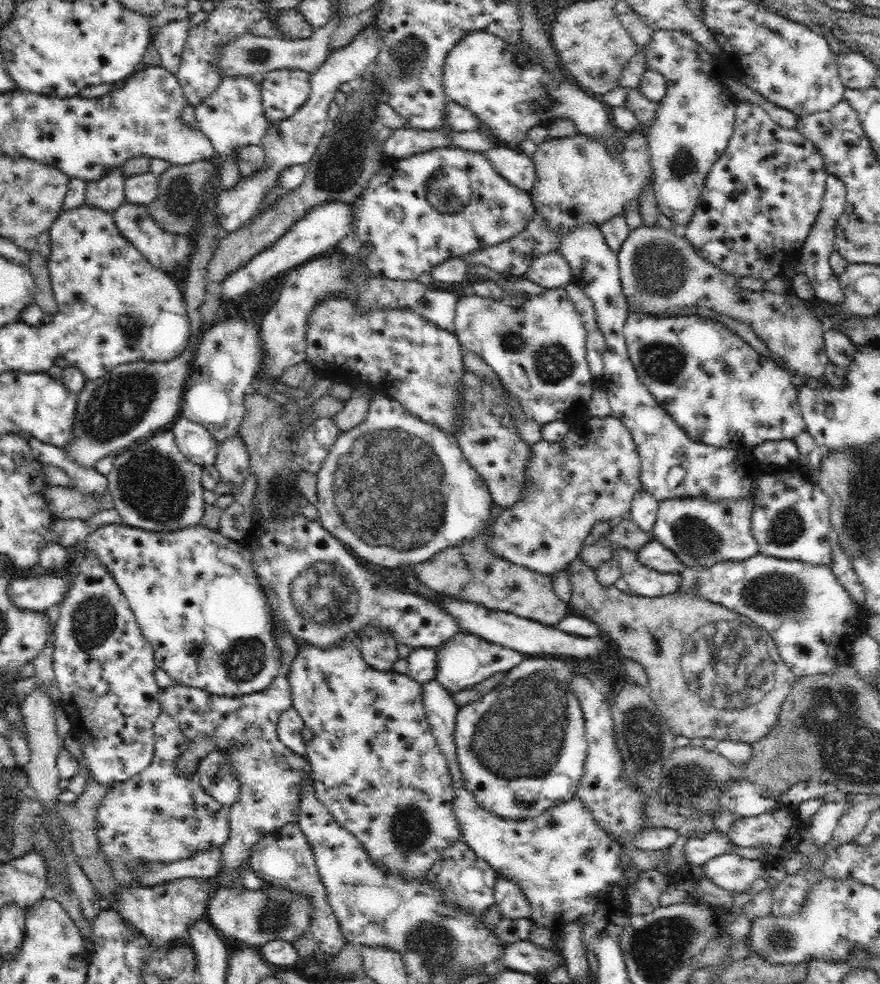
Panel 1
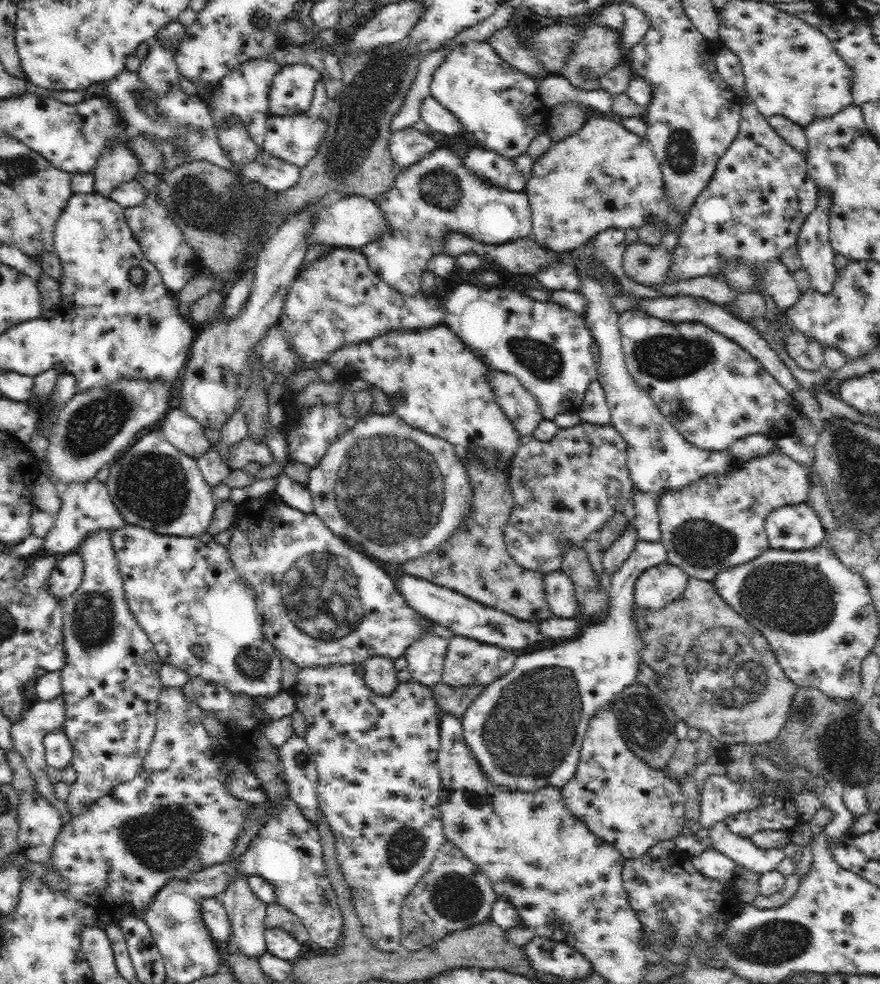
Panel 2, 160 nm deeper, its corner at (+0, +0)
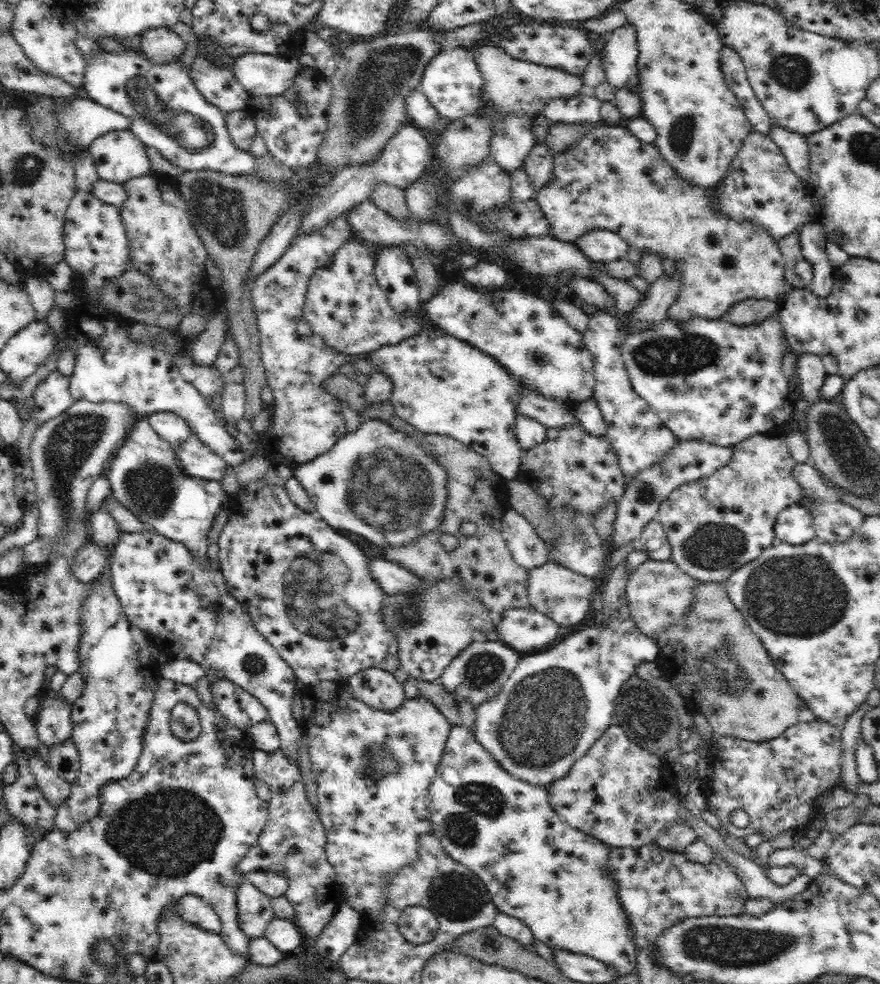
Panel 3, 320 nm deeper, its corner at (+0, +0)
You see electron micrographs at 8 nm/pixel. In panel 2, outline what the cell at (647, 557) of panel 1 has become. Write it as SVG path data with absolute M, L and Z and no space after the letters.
M638 540L630 557L611 575L609 607L604 618L583 627L578 636L566 640L566 644L520 656L508 674L486 685L466 709L461 717L464 741L468 749L472 749L481 770L493 786L501 790L534 794L548 786L564 788L574 777L590 718L600 708L609 708L620 692L634 683L638 674L644 641L638 633L638 625L632 613L633 586L646 569L666 563L667 560L668 552L661 542Z

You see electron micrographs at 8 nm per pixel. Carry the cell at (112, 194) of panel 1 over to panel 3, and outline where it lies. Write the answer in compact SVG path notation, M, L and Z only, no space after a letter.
M130 129L98 136L87 149L100 179L123 184L131 178L150 174L145 144Z

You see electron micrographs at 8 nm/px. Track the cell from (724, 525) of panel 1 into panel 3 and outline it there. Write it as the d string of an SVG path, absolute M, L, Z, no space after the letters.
M756 433L735 445L730 462L714 474L676 487L662 501L656 514L671 546L671 560L695 580L717 583L724 583L734 570L756 560L776 542L774 522L778 513L803 498L801 486L793 475L794 463L785 434Z

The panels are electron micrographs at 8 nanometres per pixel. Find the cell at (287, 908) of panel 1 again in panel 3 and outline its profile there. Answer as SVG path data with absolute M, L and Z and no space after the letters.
M188 894L177 901L177 913L186 921L201 929L219 934L221 922L210 902L194 895Z

